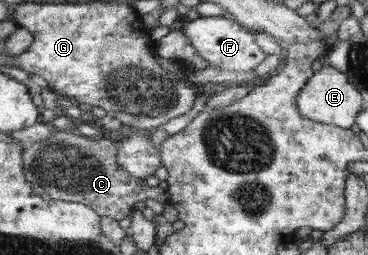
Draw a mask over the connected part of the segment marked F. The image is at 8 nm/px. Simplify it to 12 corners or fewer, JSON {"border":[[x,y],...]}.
{"border":[[199,16],[182,30],[211,67],[253,72],[267,59],[233,17]]}

